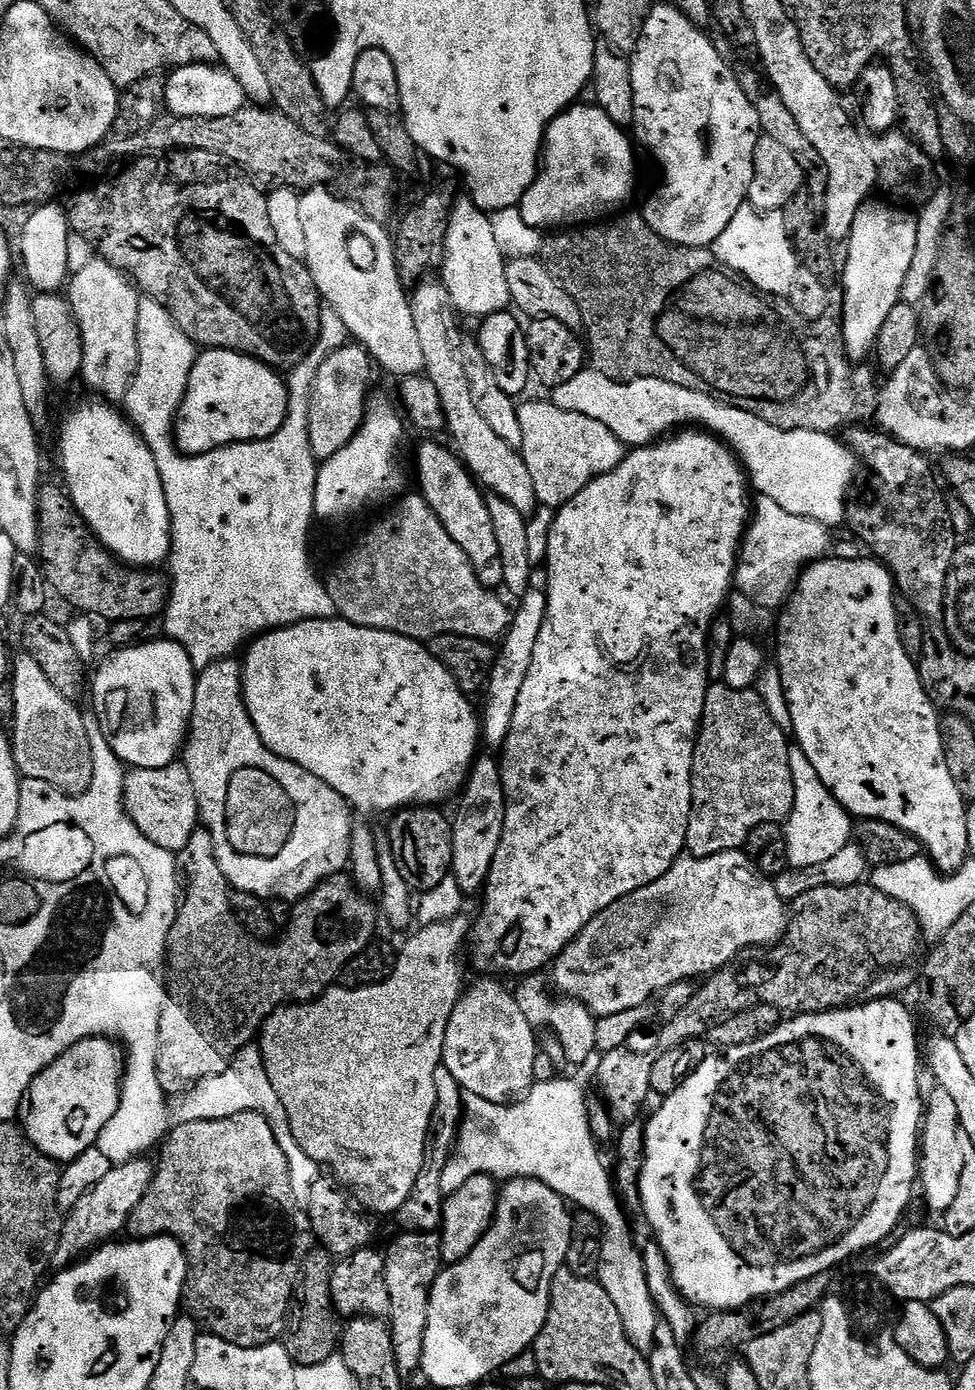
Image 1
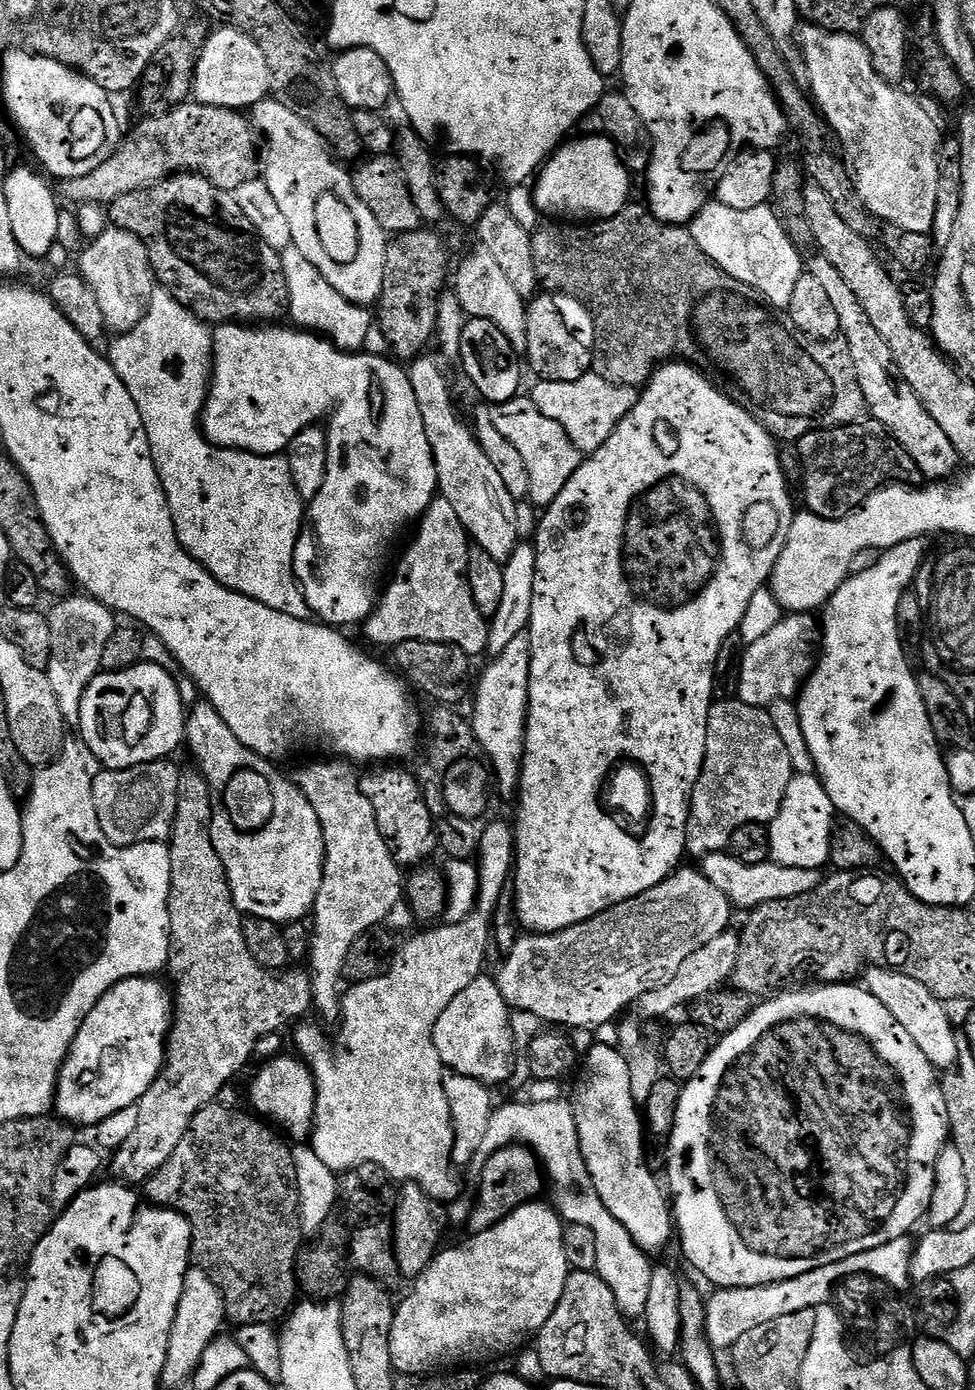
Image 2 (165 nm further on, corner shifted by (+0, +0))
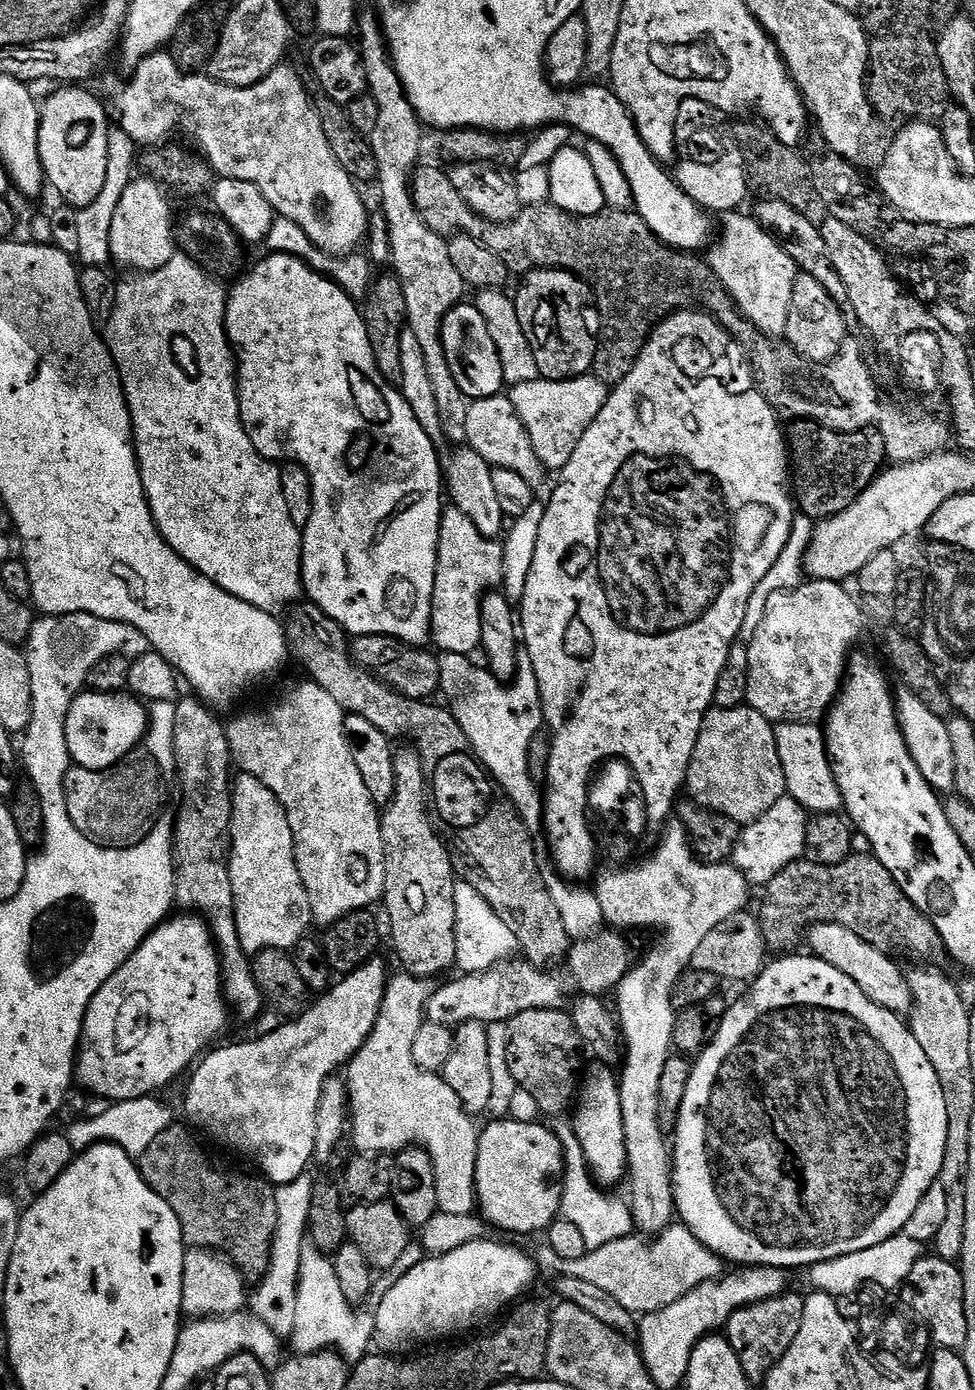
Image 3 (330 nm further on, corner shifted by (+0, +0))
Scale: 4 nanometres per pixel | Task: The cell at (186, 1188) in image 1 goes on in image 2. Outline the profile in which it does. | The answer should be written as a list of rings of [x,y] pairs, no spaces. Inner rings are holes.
[[[220,1102],[198,1110],[182,1142],[178,1142],[178,1150],[144,1181],[142,1192],[151,1203],[180,1212],[188,1220],[192,1228],[191,1263],[206,1272],[218,1286],[227,1319],[231,1323],[233,1320],[236,1326],[275,1325],[289,1315],[298,1296],[296,1255],[302,1247],[302,1233],[298,1200],[294,1195],[293,1149],[284,1145],[285,1137],[279,1131],[245,1112],[223,1108]]]

